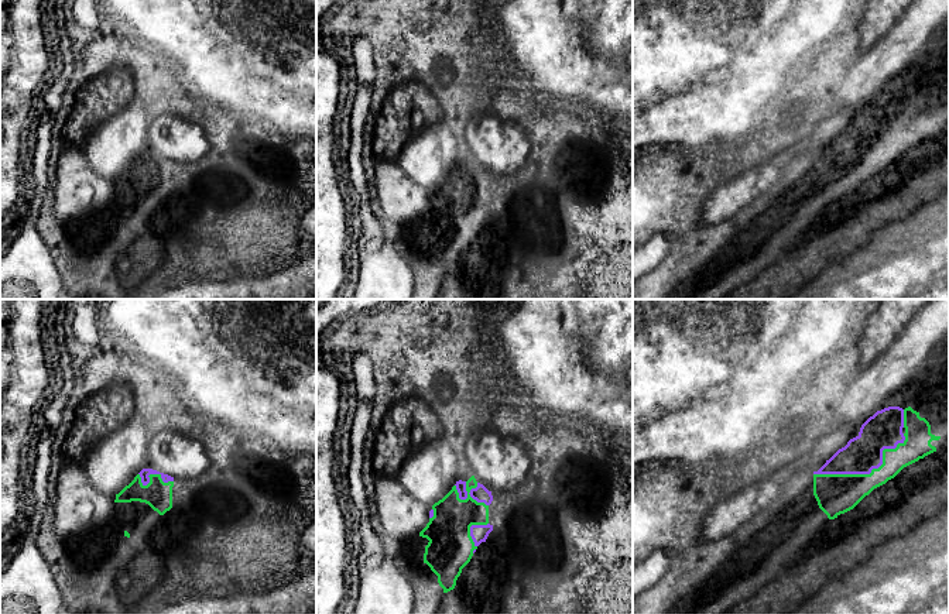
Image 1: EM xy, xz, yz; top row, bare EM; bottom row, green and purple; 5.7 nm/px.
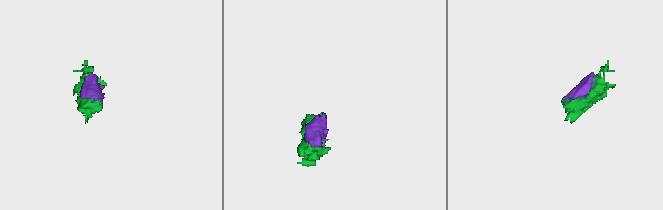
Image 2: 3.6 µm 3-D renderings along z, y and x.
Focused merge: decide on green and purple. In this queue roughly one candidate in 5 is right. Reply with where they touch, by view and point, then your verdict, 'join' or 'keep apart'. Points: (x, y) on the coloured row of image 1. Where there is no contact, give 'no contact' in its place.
contact yz (866, 474); keep apart

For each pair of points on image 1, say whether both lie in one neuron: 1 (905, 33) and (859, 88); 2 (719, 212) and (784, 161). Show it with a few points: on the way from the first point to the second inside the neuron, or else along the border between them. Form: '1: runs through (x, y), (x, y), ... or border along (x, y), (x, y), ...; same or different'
1: runs through (898, 47), (872, 74); same
2: runs through (735, 196), (768, 174); same

